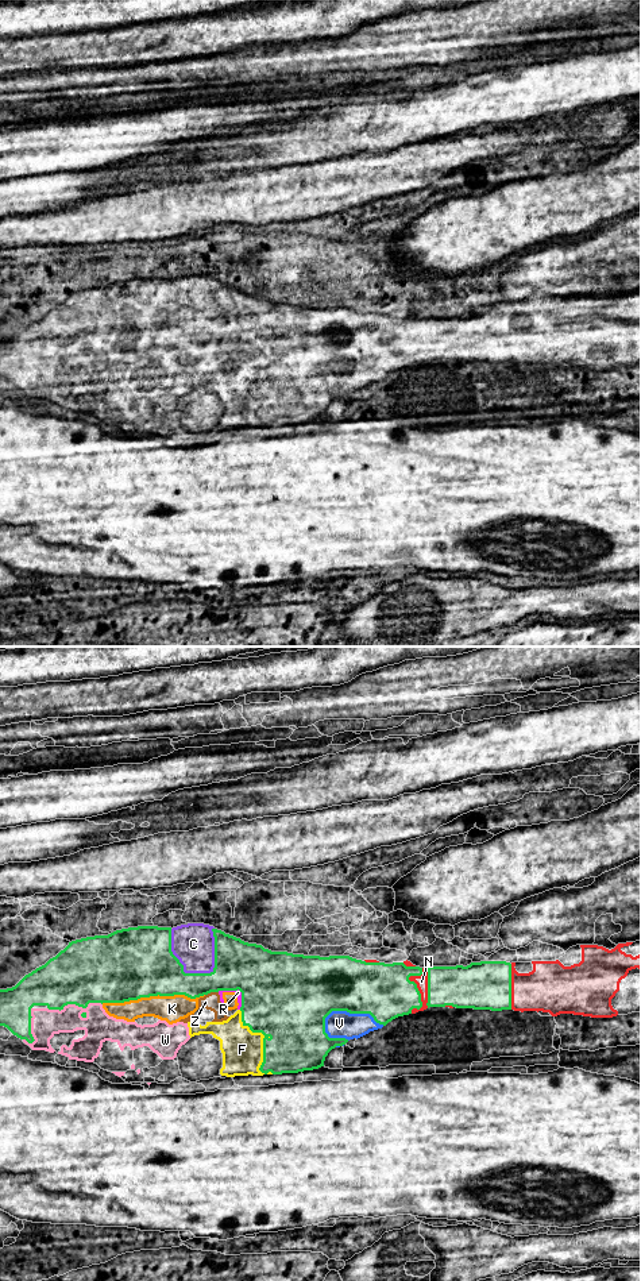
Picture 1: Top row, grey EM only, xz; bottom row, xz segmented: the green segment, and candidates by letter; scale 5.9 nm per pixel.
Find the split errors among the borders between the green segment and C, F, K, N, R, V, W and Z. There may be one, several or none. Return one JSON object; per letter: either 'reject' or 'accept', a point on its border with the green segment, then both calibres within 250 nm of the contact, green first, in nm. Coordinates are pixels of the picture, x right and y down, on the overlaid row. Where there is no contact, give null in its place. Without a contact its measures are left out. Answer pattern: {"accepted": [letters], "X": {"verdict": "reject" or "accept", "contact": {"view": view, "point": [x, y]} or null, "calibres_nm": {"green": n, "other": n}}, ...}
{"accepted": ["C", "F", "K", "N", "R", "V", "W", "Z"], "C": {"verdict": "accept", "contact": {"view": "xz", "point": [182, 965]}, "calibres_nm": {"green": 400, "other": 260}}, "F": {"verdict": "accept", "contact": {"view": "xz", "point": [263, 1042]}, "calibres_nm": {"green": 420, "other": 240}}, "K": {"verdict": "accept", "contact": {"view": "xz", "point": [153, 995]}, "calibres_nm": {"green": 420, "other": 160}}, "N": {"verdict": "accept", "contact": {"view": "xz", "point": [417, 988]}, "calibres_nm": {"green": 320, "other": 70}}, "R": {"verdict": "accept", "contact": {"view": "xz", "point": [238, 988]}, "calibres_nm": {"green": 460, "other": 40}}, "V": {"verdict": "accept", "contact": {"view": "xz", "point": [354, 1013]}, "calibres_nm": {"green": 340, "other": 160}}, "W": {"verdict": "accept", "contact": {"view": "xz", "point": [74, 1003]}, "calibres_nm": {"green": 400, "other": 180}}, "Z": {"verdict": "accept", "contact": {"view": "xz", "point": [211, 991]}, "calibres_nm": {"green": 280, "other": 100}}}

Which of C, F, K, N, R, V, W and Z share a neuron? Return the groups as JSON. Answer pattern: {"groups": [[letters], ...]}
{"groups": [["C", "F", "K", "N", "R", "V", "W", "Z"]]}

